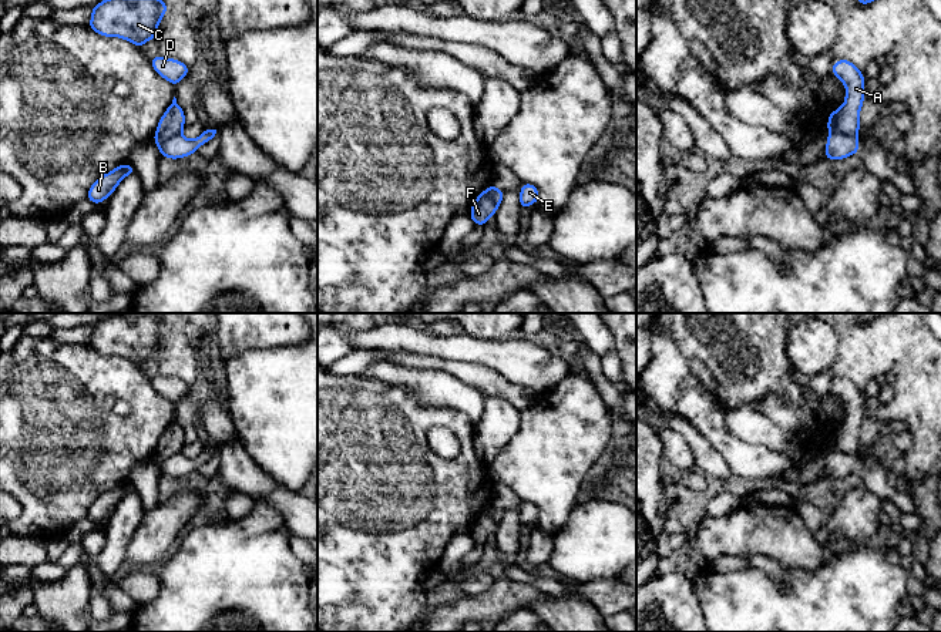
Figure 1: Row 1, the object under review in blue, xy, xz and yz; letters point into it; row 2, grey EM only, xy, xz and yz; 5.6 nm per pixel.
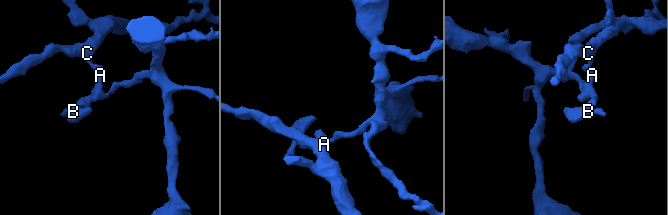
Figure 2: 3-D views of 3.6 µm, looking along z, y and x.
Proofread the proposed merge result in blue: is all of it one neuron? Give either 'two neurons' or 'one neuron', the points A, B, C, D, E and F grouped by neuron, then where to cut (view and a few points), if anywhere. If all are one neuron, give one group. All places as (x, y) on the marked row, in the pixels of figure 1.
two neurons | A B C D F / E | yz (830, 130), (854, 138)

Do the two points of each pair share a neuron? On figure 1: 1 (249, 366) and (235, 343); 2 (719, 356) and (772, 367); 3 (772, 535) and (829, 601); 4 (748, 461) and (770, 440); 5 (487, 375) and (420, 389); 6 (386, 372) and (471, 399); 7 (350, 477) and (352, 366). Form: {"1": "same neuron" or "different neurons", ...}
{"1": "different neurons", "2": "same neuron", "3": "different neurons", "4": "different neurons", "5": "different neurons", "6": "same neuron", "7": "different neurons"}

